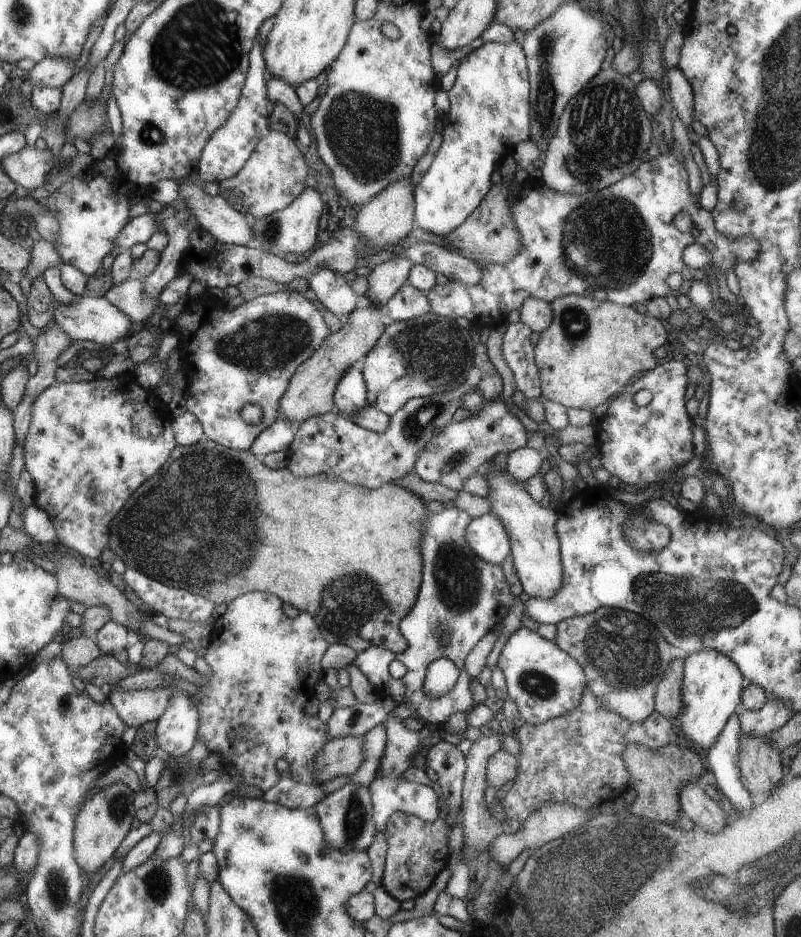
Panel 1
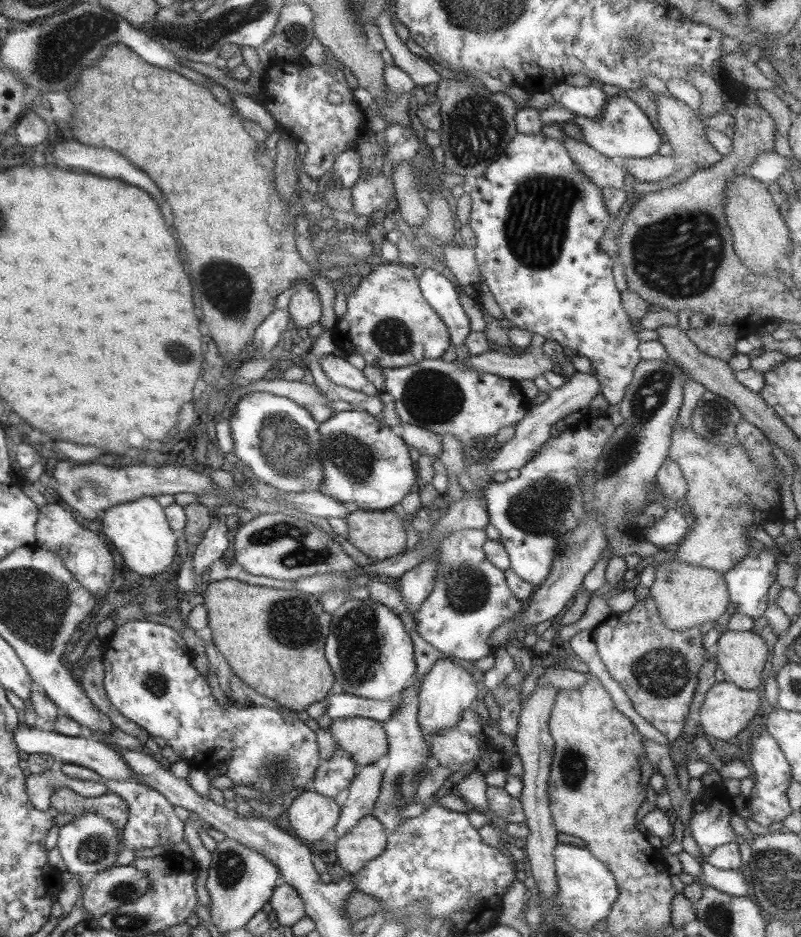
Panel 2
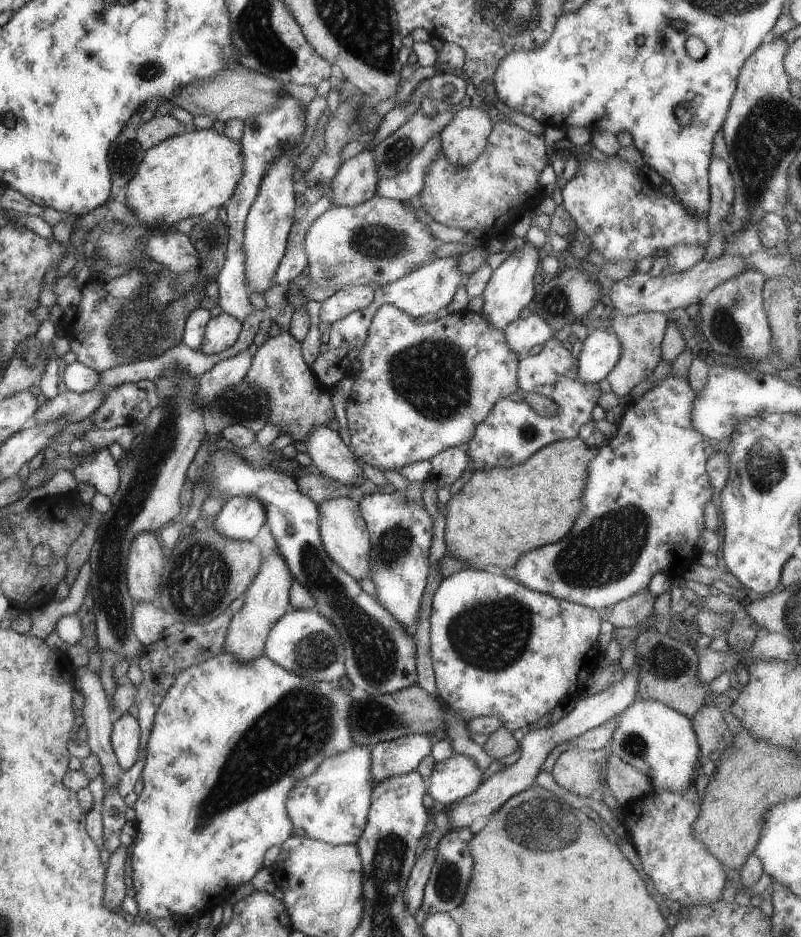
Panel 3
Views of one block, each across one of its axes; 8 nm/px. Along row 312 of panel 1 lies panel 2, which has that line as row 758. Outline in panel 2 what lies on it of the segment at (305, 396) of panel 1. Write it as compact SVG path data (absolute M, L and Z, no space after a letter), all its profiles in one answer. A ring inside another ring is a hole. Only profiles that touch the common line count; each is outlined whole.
M369 718L331 720L329 733L336 746L357 764L367 766L387 754L388 744L381 723Z

